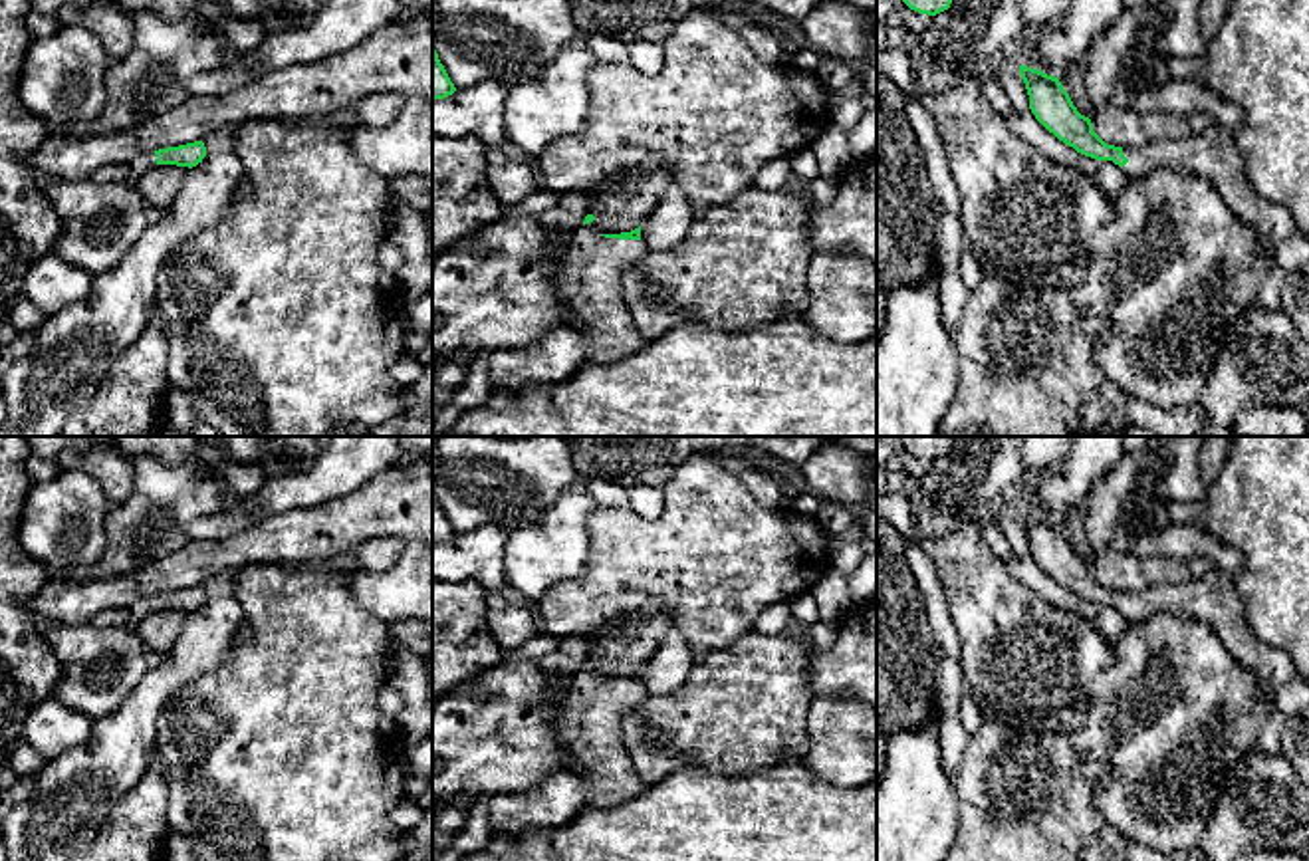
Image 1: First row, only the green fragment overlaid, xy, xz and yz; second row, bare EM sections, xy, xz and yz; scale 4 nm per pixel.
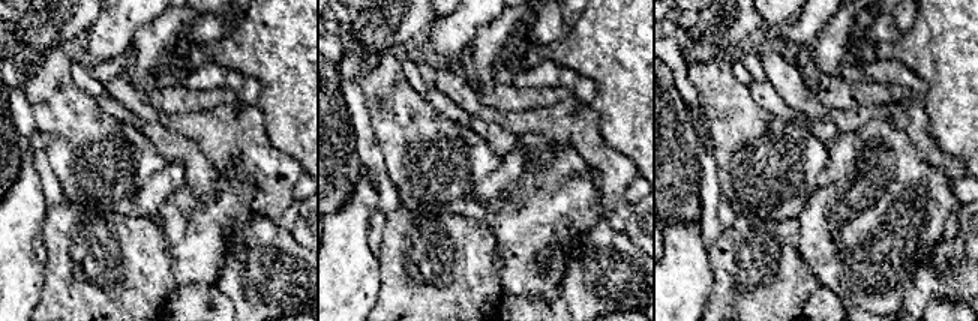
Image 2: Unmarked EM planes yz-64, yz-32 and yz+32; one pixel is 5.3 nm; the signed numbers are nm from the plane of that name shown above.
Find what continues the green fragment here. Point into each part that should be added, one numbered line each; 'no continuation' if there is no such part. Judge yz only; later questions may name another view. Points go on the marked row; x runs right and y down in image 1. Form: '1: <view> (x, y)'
1: yz (1214, 155)

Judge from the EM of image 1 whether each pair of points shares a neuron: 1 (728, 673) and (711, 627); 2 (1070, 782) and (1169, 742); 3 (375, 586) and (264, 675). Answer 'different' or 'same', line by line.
1: different
2: different
3: different

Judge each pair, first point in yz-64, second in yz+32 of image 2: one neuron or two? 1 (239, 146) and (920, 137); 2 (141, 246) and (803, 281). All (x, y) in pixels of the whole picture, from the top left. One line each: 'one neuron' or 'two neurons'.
1: one neuron
2: one neuron

